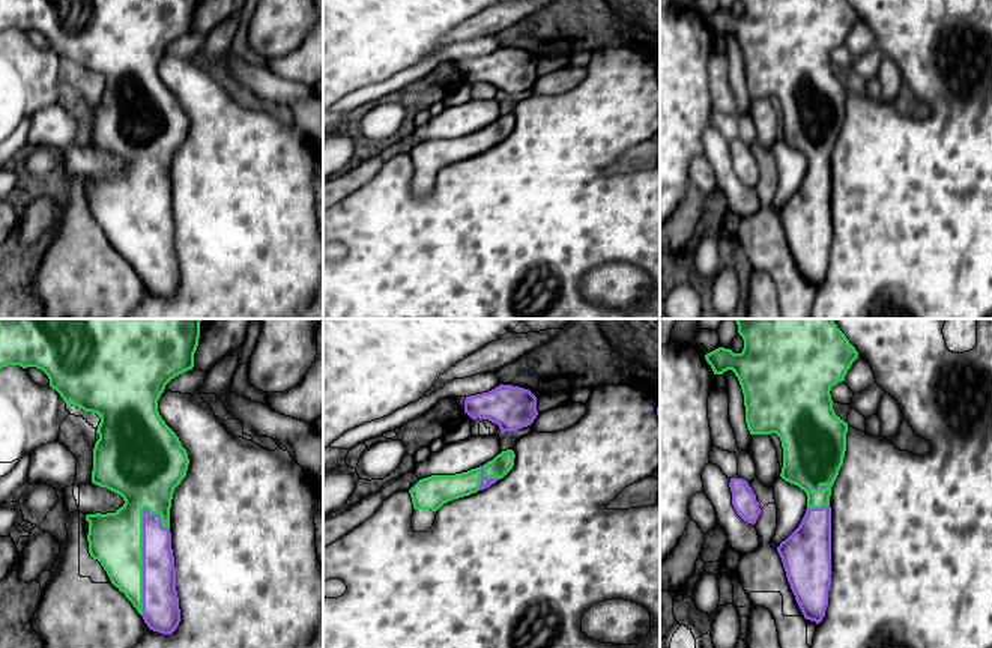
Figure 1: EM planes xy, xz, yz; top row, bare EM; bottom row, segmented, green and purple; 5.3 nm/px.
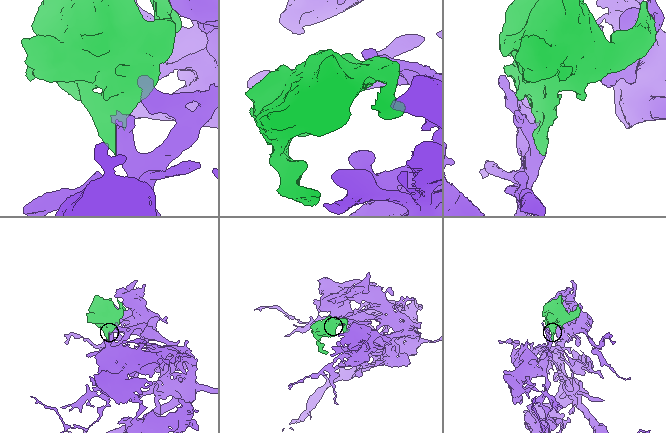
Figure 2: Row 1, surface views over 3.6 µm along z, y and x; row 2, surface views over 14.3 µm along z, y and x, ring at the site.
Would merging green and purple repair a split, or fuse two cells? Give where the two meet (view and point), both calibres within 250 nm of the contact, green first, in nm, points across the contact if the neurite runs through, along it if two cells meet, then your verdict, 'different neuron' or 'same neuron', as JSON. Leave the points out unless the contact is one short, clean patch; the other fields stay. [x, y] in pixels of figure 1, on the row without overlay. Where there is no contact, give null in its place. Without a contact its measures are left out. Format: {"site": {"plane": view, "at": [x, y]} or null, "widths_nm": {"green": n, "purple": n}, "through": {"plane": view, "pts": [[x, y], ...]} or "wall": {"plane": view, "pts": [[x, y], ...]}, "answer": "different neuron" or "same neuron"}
{"site": {"plane": "xy", "at": [142, 224]}, "widths_nm": {"green": 280, "purple": 190}, "answer": "same neuron"}

